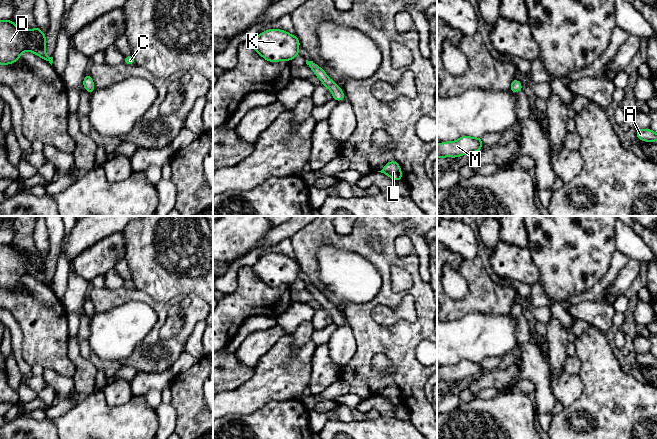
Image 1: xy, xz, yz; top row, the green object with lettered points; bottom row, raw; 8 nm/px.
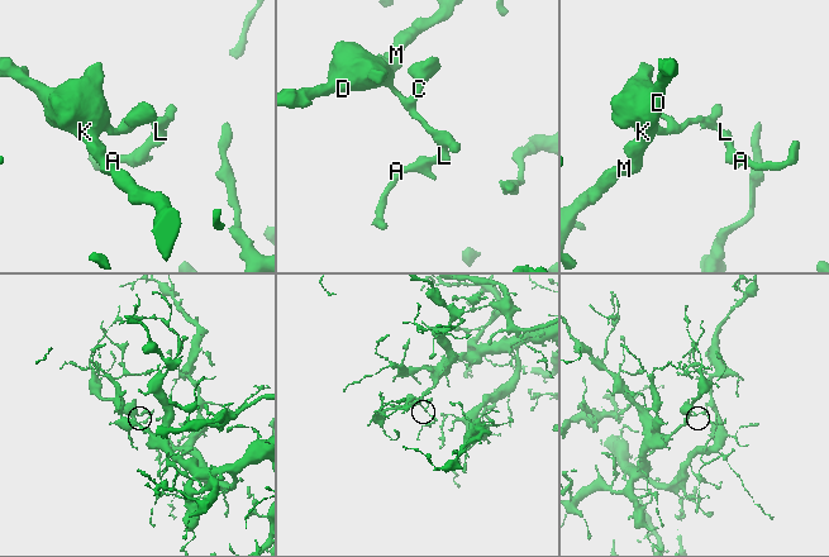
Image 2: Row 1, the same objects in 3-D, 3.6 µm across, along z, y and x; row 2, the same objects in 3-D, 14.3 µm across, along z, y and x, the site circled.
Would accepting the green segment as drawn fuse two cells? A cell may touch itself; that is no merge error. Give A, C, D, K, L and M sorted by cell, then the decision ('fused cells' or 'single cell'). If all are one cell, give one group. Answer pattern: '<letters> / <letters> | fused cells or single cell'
A C D K L M | single cell

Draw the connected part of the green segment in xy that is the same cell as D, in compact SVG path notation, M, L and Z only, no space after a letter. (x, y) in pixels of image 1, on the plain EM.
M9 243L0 245L0 290L14 288L25 275L52 289L53 281L47 280L45 270L46 258L38 250L27 254Z

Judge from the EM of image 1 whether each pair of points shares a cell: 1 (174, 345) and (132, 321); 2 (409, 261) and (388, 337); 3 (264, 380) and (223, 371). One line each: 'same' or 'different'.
1: different
2: same
3: different

